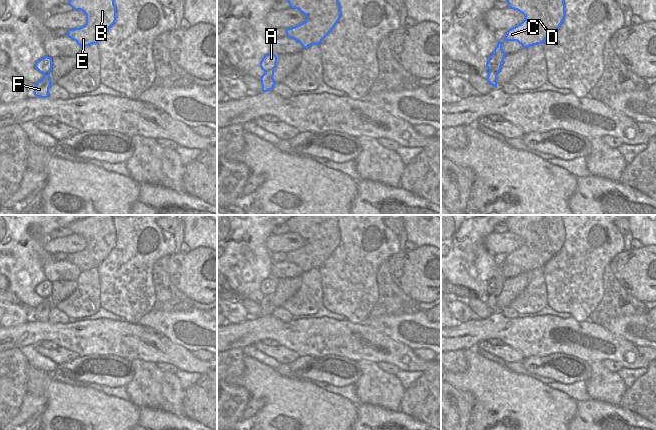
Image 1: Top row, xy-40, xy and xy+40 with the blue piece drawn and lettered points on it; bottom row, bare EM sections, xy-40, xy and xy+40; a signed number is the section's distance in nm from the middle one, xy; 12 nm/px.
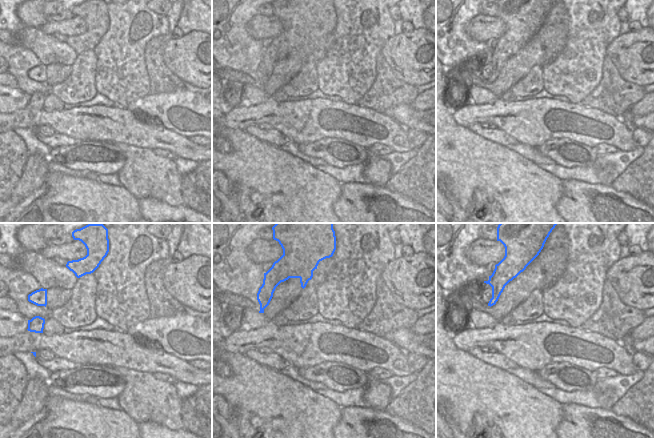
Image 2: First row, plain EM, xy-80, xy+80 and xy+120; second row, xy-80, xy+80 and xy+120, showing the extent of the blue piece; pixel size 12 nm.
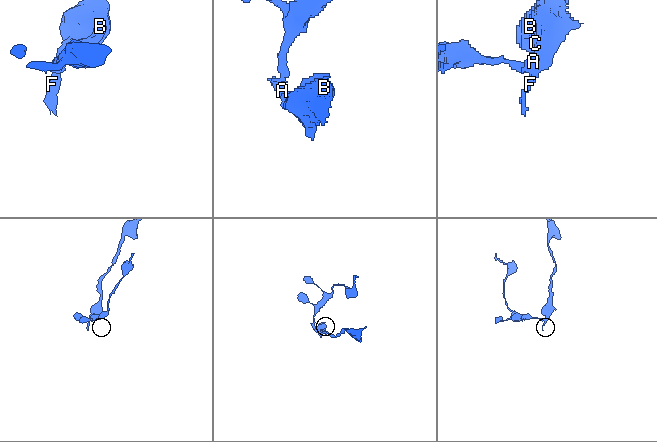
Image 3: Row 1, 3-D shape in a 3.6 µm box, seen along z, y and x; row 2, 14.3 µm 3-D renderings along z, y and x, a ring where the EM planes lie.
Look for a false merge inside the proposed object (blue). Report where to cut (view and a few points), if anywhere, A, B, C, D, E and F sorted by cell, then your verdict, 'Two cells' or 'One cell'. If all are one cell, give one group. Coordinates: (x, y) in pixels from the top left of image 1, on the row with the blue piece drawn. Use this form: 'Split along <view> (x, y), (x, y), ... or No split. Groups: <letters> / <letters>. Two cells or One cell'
Split along xy+40 (493, 52), (496, 56), (496, 65), (489, 71). Groups: A / B C D E F. Two cells.

